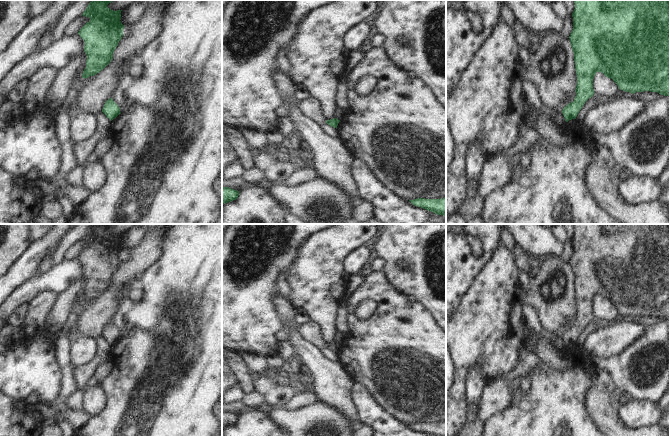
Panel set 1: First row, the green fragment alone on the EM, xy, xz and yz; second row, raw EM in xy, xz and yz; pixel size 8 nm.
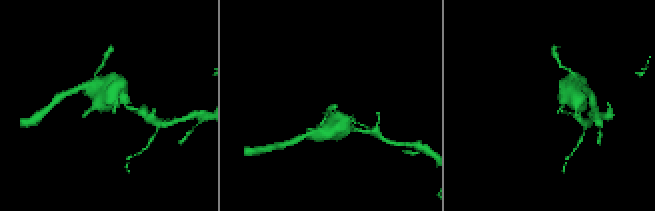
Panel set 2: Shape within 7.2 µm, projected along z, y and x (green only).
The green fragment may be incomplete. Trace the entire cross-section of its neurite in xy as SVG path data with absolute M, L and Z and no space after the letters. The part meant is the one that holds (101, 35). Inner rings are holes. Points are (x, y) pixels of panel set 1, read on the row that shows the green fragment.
M92 0L83 12L90 20L79 30L78 34L84 40L84 52L87 55L86 68L82 78L94 76L102 71L113 59L113 53L123 37L124 25L121 23L121 11L113 11L107 7L113 0Z

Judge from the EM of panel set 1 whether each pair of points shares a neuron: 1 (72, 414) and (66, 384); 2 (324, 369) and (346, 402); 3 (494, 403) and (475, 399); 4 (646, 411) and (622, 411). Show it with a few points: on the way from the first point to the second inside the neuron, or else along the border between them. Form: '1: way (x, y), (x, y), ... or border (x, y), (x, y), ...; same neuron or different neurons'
1: border (67, 407), (66, 419), (72, 425); different neurons
2: way (330, 377), (339, 394); same neuron
3: border (485, 386), (482, 392), (478, 417); different neurons
4: way (640, 411), (628, 411); same neuron

